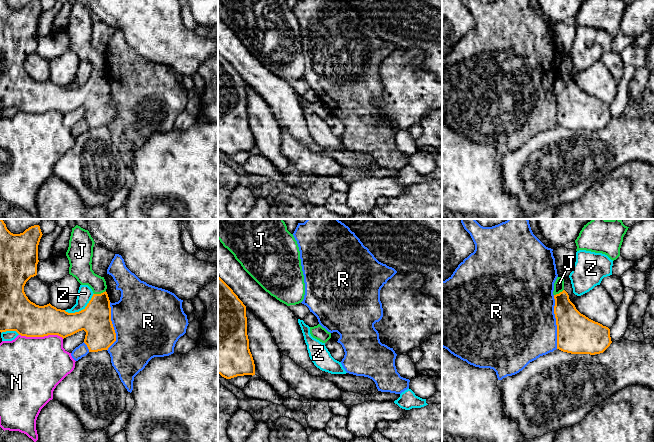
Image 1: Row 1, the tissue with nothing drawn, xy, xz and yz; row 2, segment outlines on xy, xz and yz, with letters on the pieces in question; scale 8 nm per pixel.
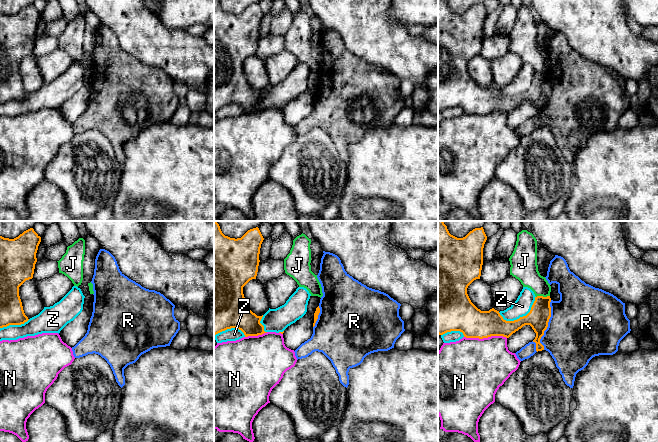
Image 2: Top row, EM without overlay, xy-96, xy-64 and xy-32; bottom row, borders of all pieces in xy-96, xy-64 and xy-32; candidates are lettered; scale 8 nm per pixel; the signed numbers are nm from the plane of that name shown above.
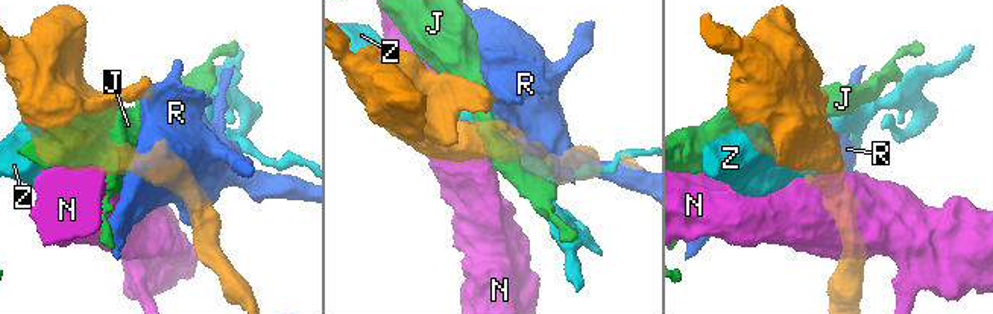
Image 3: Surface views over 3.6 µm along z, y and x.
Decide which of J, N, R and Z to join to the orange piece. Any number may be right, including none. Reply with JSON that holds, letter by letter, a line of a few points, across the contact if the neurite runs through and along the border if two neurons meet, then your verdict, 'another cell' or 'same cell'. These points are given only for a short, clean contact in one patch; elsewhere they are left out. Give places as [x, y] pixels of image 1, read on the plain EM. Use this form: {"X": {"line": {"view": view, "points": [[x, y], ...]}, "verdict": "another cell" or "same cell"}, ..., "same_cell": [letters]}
{"J": {"line": {"view": "xy", "points": [[95, 95], [99, 82], [99, 70], [99, 63], [81, 45]]}, "verdict": "same cell"}, "N": {"verdict": "another cell"}, "R": {"verdict": "another cell"}, "Z": {"verdict": "another cell"}, "same_cell": ["J"]}

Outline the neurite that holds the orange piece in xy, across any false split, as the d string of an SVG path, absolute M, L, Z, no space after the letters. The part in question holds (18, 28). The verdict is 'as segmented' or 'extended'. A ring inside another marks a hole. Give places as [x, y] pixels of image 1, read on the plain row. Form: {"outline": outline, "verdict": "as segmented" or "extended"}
{"outline": "M0 0L0 108L16 107L21 112L44 113L58 111L63 115L79 107L86 108L84 119L89 128L108 126L116 117L116 109L111 97L111 83L104 53L92 46L94 16L88 6L76 1L72 4L66 32L69 36L69 50L81 61L88 61L93 72L87 82L75 89L57 85L50 79L44 82L31 78L24 68L26 58L37 51L38 21L42 13L39 1L26 5L23 9L11 9L6 0Z", "verdict": "extended"}

